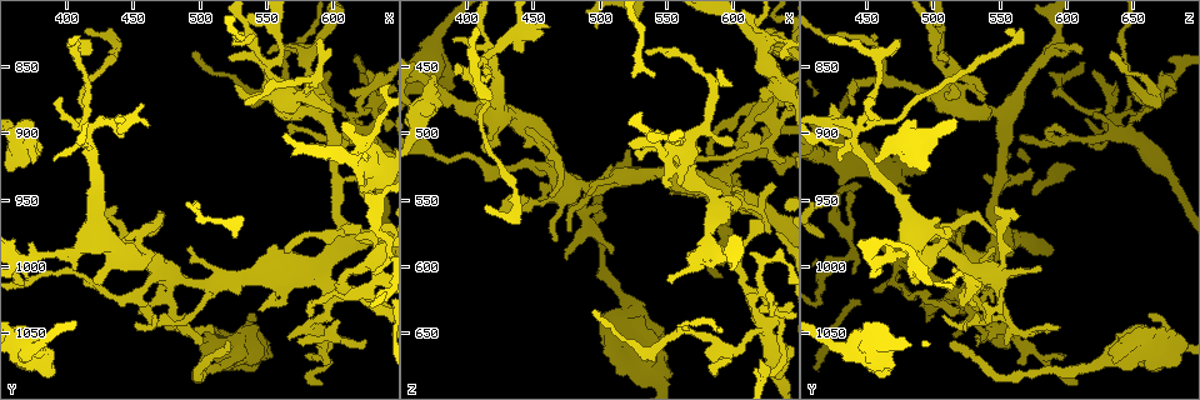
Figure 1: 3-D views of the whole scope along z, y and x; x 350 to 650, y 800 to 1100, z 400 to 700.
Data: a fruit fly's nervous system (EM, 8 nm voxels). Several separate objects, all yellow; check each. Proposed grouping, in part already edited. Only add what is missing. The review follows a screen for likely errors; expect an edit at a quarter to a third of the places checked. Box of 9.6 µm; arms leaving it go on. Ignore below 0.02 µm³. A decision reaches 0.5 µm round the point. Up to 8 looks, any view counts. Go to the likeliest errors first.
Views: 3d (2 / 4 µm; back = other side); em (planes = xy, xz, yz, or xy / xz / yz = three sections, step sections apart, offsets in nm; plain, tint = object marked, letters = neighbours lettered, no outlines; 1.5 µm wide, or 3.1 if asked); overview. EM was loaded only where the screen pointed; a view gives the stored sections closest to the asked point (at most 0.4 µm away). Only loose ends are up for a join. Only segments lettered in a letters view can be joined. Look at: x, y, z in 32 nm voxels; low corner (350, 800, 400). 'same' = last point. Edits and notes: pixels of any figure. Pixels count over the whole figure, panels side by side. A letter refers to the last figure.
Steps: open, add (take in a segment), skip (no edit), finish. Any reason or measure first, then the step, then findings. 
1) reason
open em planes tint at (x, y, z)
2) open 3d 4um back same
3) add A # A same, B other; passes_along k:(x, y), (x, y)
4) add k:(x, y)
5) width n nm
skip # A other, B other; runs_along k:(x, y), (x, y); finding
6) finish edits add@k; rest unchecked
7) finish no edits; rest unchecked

long arm stops here
open 3d 2um back at (522, 1058, 512)

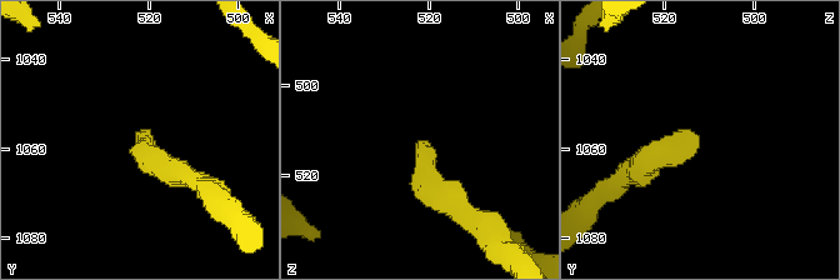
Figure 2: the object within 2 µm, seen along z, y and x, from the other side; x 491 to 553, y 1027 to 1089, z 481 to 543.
now the EM
open em xz step 4 letters at (521, 1059, 512)

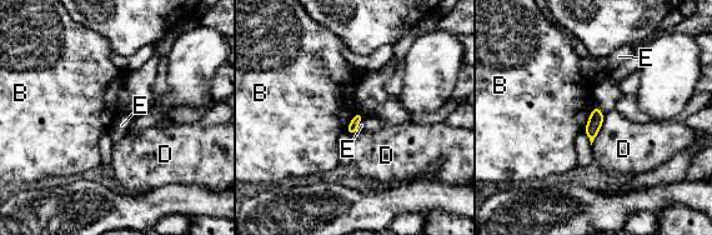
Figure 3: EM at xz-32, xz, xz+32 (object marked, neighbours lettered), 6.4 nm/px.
skip # B other, D other, E other; border 3:(603, 114), (603, 121), (591, 145); no lettered segment goes on from it

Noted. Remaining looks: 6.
an open end
open 3d 2um at (618, 938, 430)

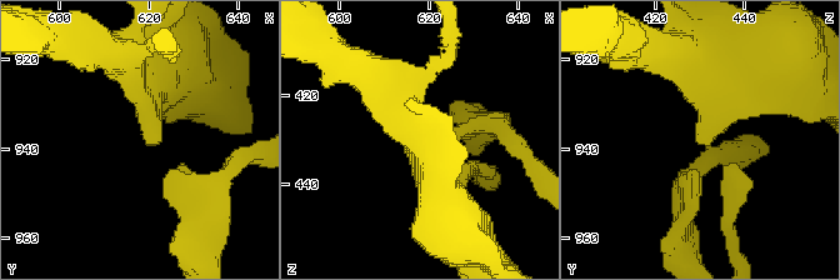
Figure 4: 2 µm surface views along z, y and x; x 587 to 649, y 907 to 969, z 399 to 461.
open em planes tint at (619, 938, 431)

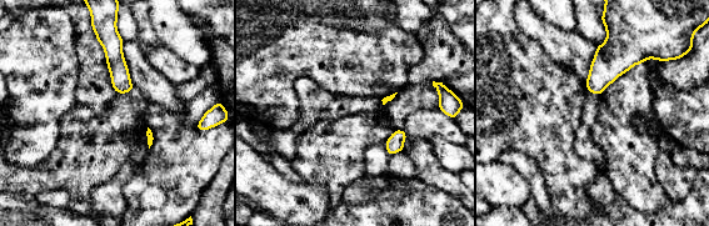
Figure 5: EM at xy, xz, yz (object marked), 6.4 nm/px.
see the neighbours
open em planes letters same

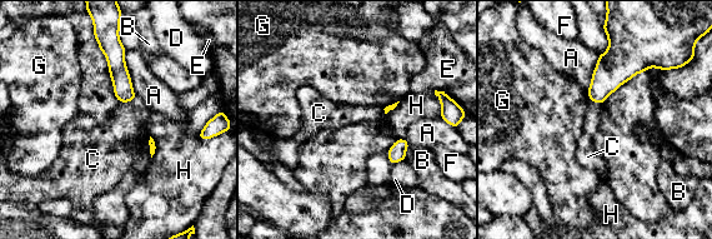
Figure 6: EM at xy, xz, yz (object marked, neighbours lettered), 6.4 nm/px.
longest_contact A 320 nm
skip # A other, B other, C other, D other, E other, F other, G other, H other; runs_along 6:(111, 23), (111, 46), (124, 99); no lettered segment goes on from it

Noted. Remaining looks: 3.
stops while still wide
open em planes letters at (390, 1080, 466)

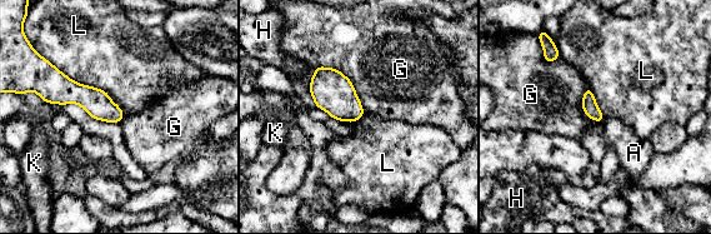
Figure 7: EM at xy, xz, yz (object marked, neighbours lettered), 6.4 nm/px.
skip # A other, G other, H other, K other, L other; border 7:(50, 61), (124, 114); none of them fits

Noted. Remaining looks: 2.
finish no edits; rest unchecked

